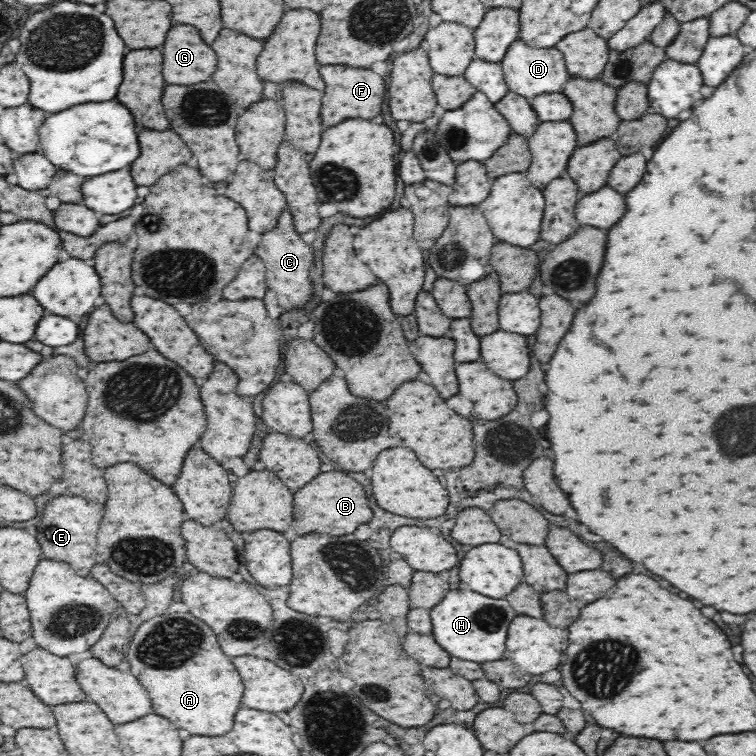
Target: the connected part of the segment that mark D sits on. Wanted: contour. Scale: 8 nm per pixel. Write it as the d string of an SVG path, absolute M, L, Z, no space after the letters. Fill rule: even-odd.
M516 40L514 44L508 46L508 52L500 60L500 66L504 73L508 90L526 97L528 100L535 96L544 94L554 94L554 92L563 92L562 84L570 76L564 66L562 52L556 48L532 48L524 40Z

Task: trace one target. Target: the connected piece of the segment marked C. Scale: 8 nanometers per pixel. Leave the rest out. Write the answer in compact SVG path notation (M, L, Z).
M288 210L280 214L276 226L265 232L261 240L255 254L265 262L266 284L268 284L268 288L276 290L280 306L298 308L298 306L306 304L312 294L310 266L314 264L313 248L300 240L300 234L294 230L292 216Z

